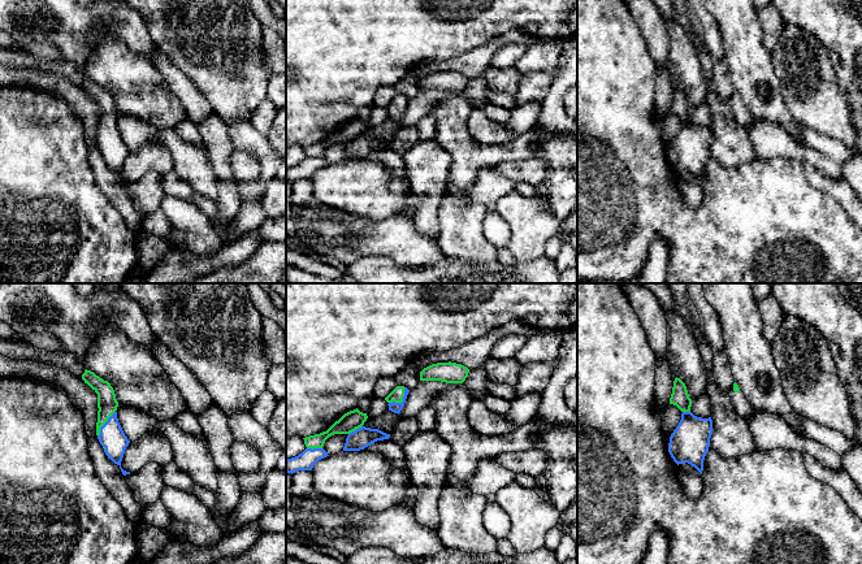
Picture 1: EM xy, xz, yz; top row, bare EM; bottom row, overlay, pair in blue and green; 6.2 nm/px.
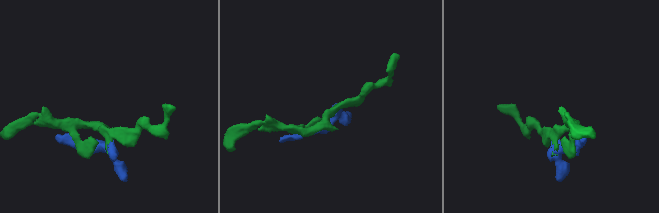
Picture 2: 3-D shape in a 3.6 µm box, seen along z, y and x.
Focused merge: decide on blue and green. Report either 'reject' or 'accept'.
reject

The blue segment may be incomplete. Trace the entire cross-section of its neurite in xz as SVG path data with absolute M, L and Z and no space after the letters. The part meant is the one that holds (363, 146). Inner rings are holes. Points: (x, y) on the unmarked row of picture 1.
M361 135L347 144L343 160L360 160L377 149L389 147L390 143L386 143L378 138Z

